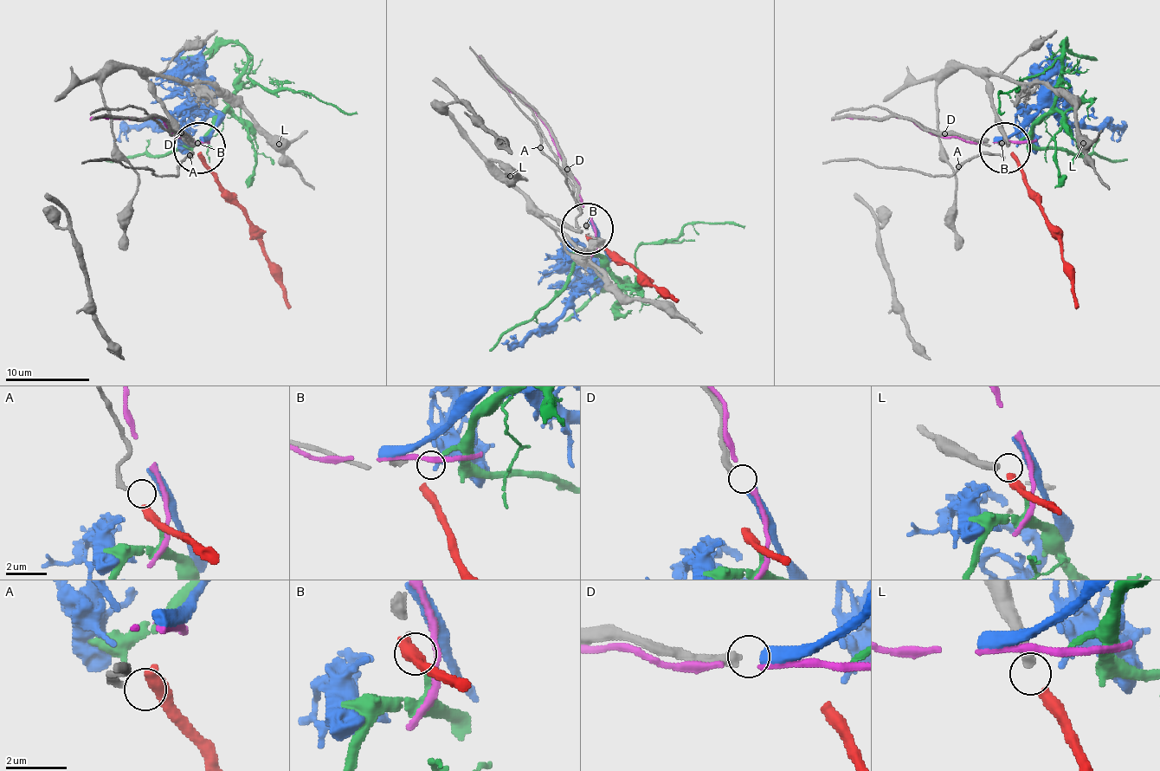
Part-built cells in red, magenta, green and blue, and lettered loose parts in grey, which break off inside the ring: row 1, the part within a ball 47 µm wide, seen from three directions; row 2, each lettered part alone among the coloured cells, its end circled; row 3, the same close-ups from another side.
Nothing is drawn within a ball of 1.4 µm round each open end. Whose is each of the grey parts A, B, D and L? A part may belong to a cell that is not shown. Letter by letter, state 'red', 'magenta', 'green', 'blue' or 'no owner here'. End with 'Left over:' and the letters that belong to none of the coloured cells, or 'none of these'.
A: no owner here
B: green
D: blue
L: red
Left over: A

